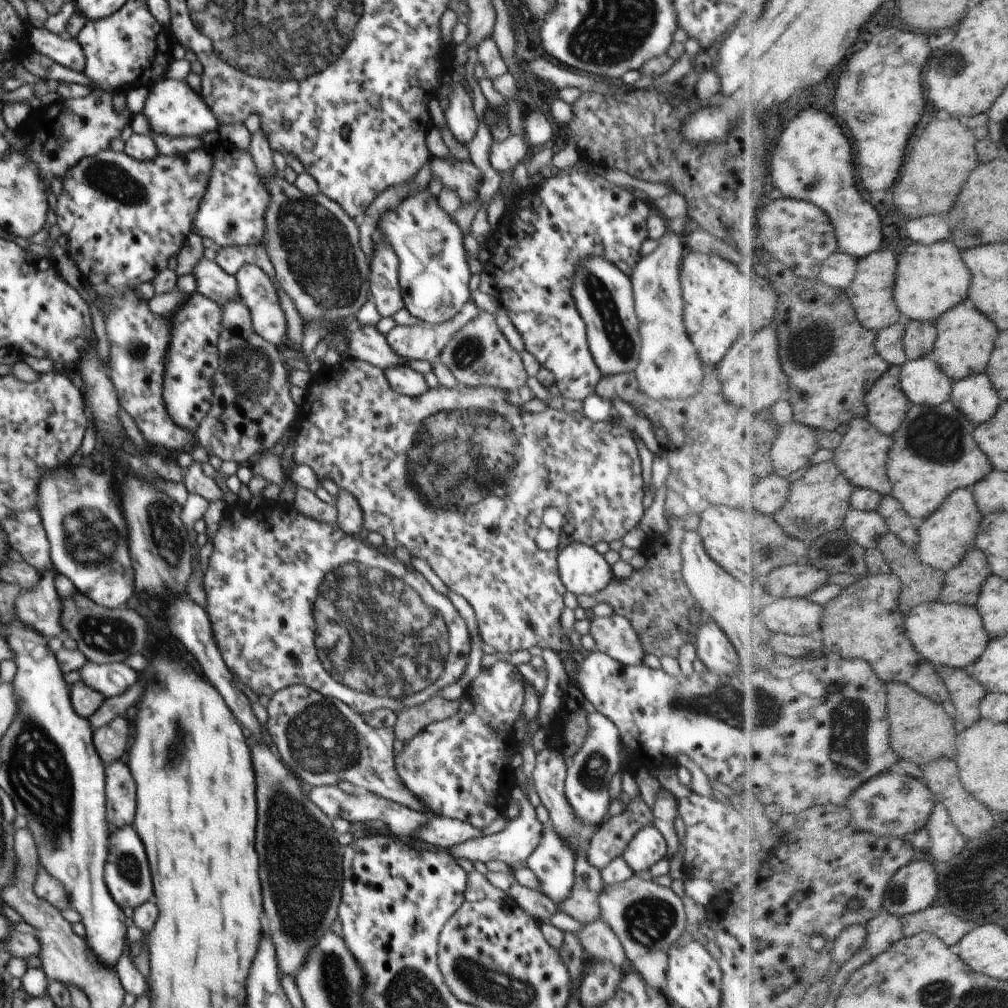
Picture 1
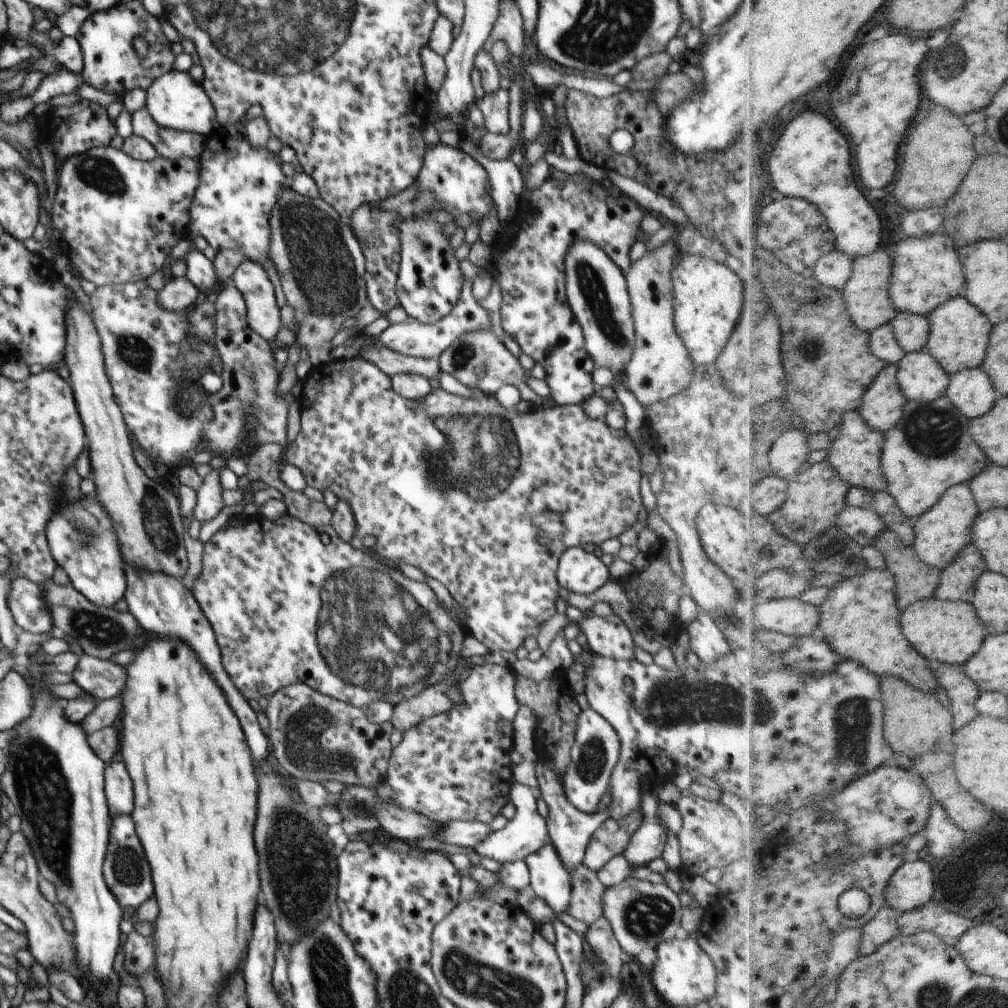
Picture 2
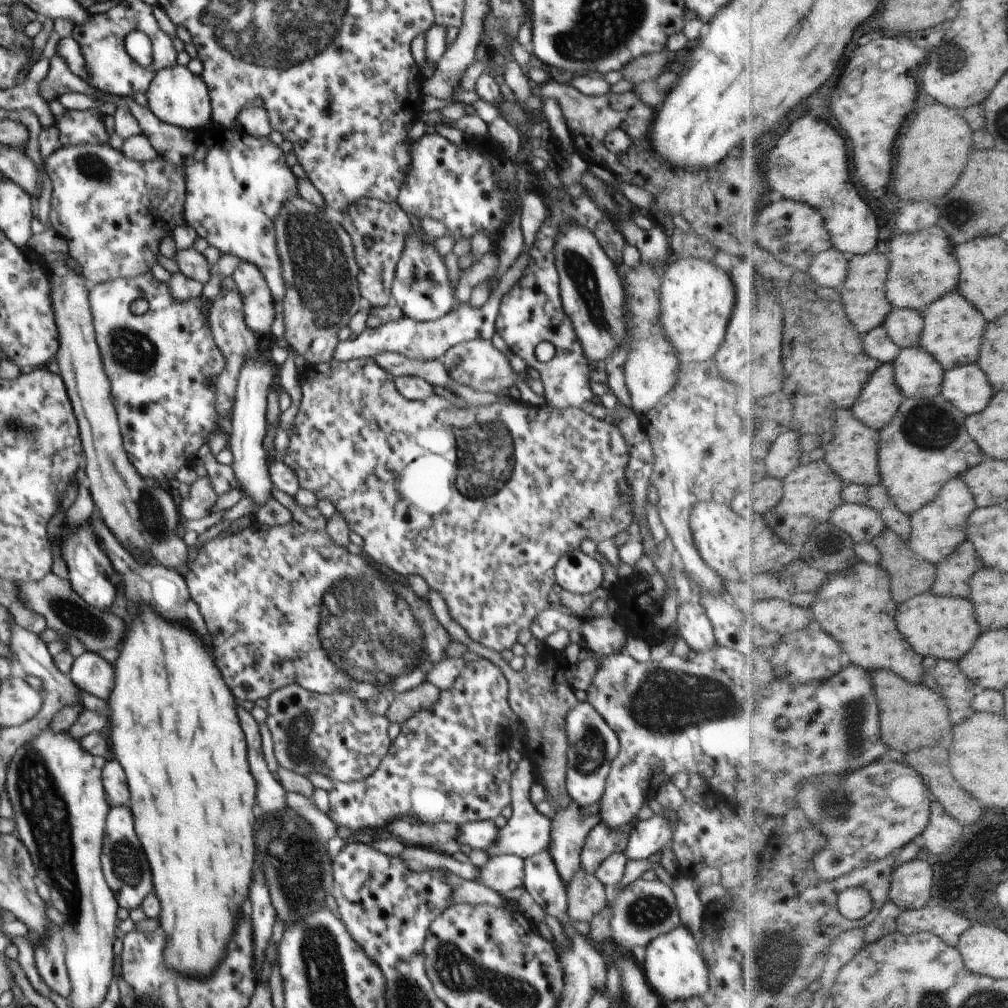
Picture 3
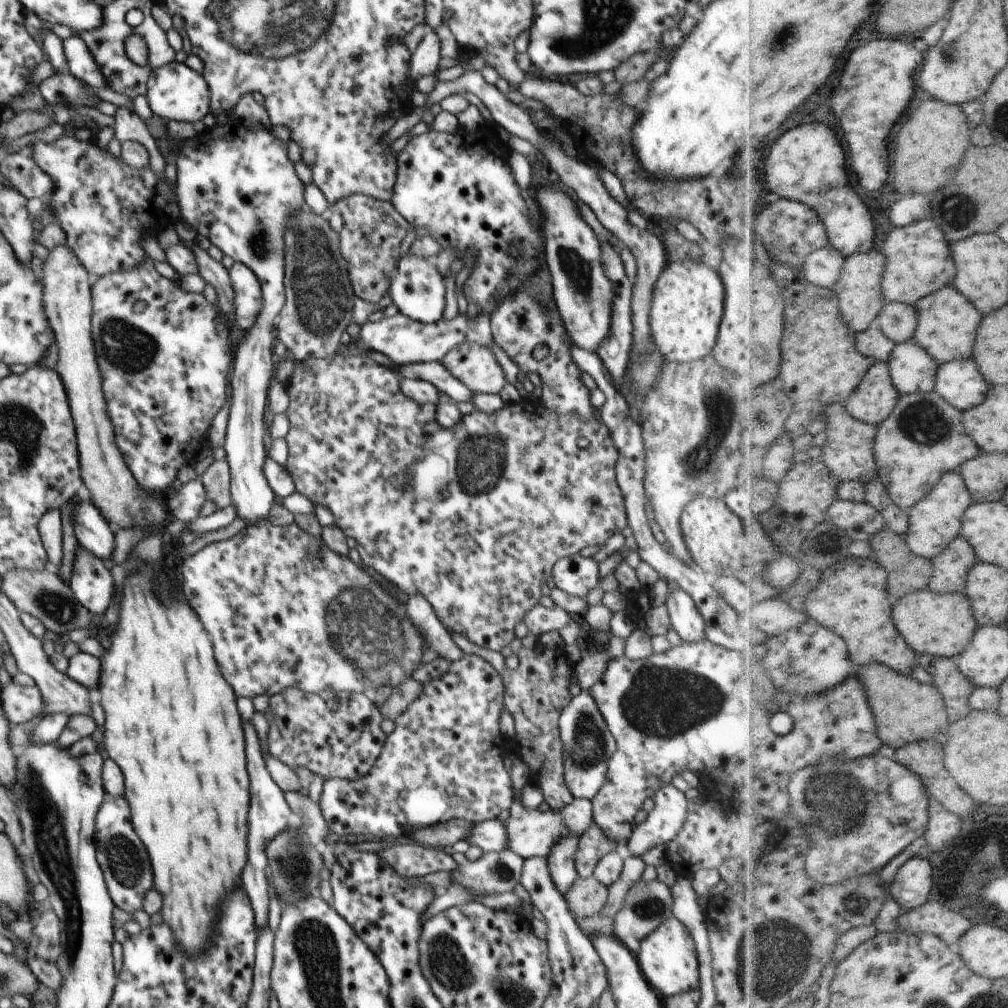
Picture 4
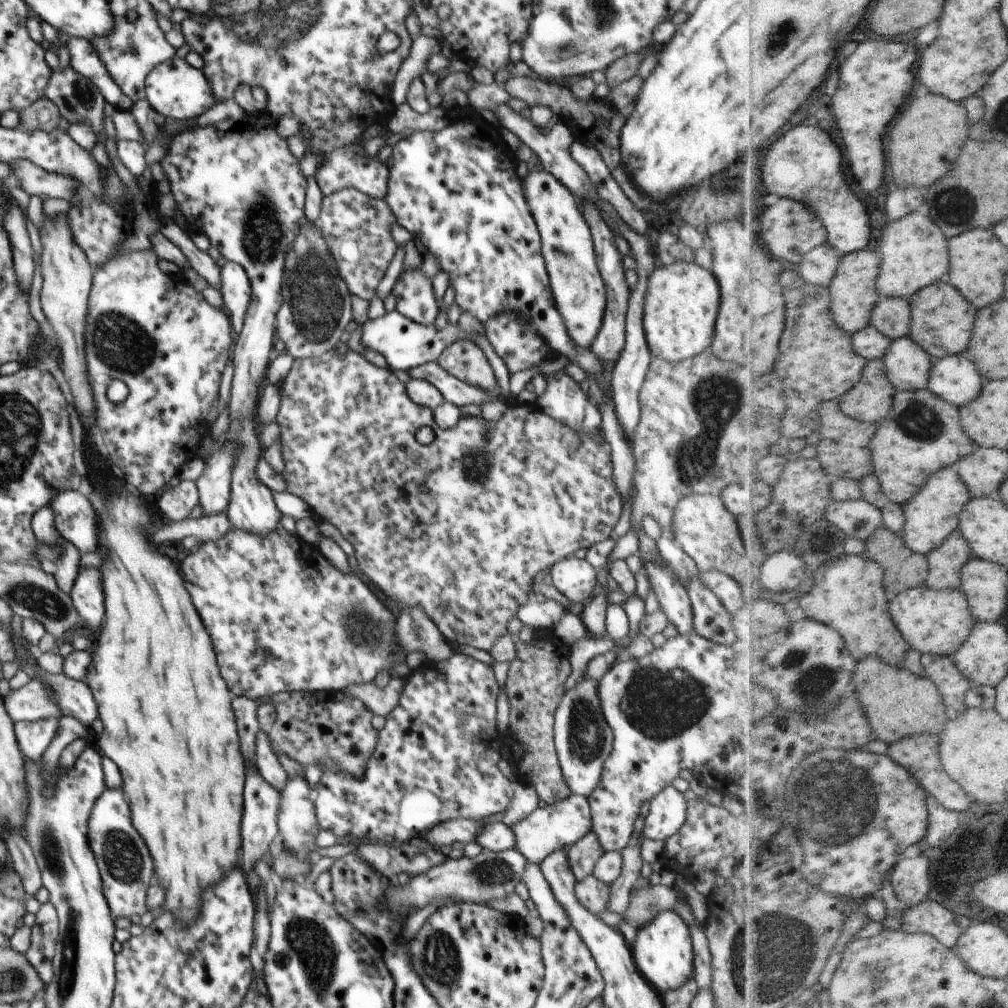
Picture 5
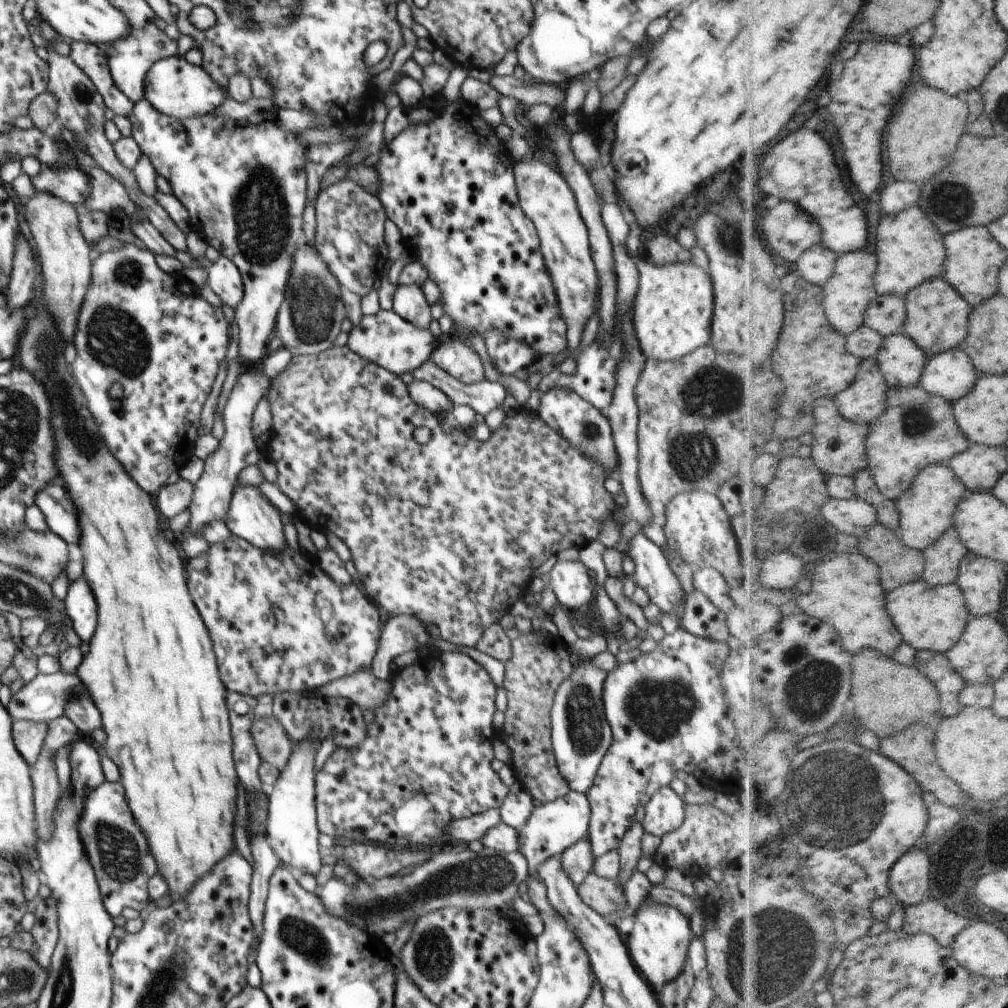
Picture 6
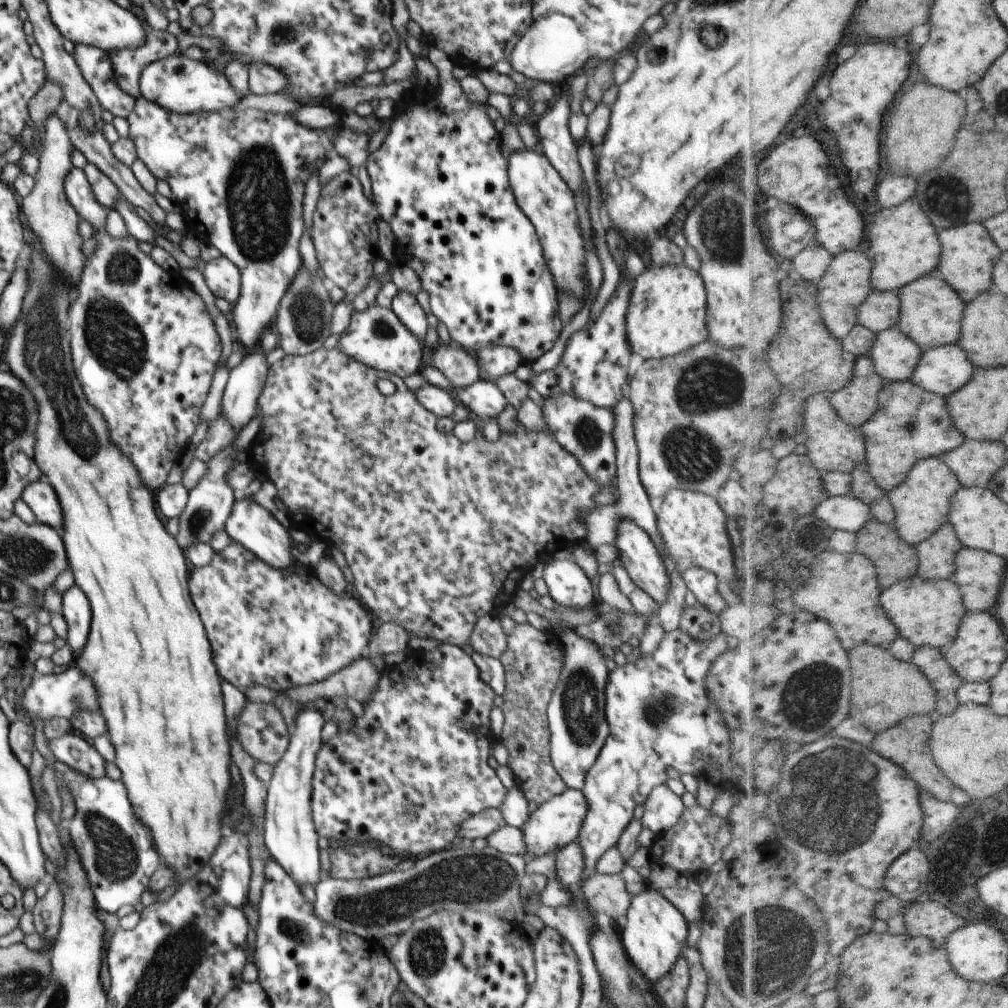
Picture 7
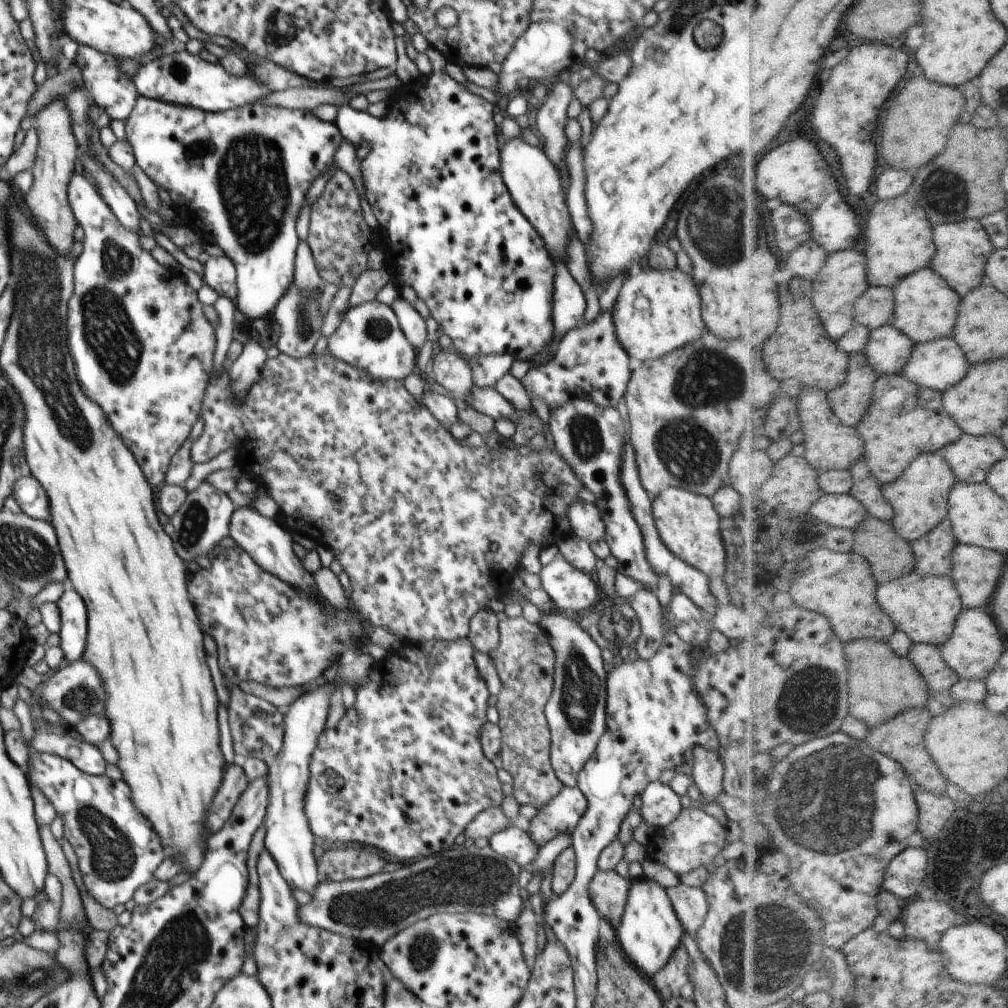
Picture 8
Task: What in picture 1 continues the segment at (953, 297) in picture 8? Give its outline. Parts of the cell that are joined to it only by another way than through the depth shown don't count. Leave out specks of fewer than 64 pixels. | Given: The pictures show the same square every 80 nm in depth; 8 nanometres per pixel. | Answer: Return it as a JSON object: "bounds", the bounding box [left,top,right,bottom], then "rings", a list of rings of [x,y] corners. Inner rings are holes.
{"bounds":[929,303,1001,384],"rings":[[[962,303],[948,311],[937,326],[939,339],[934,352],[929,356],[940,363],[956,384],[970,375],[981,375],[987,372],[991,358],[1001,335],[999,326],[987,315],[971,303]]]}

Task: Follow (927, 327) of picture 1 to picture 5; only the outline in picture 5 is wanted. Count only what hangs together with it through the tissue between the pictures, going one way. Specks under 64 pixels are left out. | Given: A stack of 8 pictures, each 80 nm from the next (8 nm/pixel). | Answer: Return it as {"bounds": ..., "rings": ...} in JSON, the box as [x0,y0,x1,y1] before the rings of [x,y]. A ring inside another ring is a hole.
{"bounds":[872,297,913,340],"rings":[[[902,297],[888,298],[875,308],[872,325],[883,331],[893,340],[907,337],[913,329],[913,308],[911,301]]]}

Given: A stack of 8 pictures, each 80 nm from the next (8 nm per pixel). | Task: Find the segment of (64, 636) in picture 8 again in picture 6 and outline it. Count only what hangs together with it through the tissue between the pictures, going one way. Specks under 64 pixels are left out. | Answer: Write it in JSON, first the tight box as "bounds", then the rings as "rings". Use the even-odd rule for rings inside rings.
{"bounds":[65,578,98,649],"rings":[[[78,578],[76,582],[71,582],[65,598],[65,607],[70,620],[69,625],[79,635],[83,648],[86,649],[86,640],[90,640],[96,630],[98,606],[88,582],[84,580],[86,578]]]}

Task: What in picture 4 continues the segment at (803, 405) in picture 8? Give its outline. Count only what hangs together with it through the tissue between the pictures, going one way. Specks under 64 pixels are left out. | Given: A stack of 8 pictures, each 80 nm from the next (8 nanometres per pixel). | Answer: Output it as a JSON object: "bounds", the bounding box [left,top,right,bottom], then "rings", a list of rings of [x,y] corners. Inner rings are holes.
{"bounds":[821,403,880,485],"rings":[[[836,403],[828,410],[828,440],[823,447],[821,459],[827,462],[831,471],[843,482],[862,481],[865,485],[880,478],[877,465],[876,445],[879,426],[857,419],[844,403]]]}

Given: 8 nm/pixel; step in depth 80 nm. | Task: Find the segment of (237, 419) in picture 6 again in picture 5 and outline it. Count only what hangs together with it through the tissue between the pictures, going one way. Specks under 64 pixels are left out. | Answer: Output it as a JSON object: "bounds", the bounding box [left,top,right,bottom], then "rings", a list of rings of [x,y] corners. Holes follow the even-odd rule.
{"bounds":[196,441,237,515],"rings":[[[226,441],[221,447],[216,447],[209,460],[205,462],[205,469],[196,484],[199,490],[199,505],[204,515],[216,514],[227,510],[231,495],[232,469],[235,463],[237,447]]]}

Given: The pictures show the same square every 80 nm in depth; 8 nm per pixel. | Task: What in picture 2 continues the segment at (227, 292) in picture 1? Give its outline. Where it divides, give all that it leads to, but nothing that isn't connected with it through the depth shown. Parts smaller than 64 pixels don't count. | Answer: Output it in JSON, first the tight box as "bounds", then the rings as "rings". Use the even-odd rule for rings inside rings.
{"bounds":[184,250,227,297],"rings":[[[192,250],[184,256],[186,259],[185,277],[192,283],[199,292],[214,294],[221,297],[222,292],[227,292],[227,287],[219,283],[219,276],[216,274],[215,266],[203,253]]]}

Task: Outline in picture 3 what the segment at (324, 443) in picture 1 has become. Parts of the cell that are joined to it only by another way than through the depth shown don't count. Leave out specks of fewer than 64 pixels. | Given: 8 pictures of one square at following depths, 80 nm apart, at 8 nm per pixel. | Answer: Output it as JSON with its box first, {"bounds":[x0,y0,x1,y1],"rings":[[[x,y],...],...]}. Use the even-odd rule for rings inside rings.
{"bounds":[282,357,635,653],"rings":[[[368,357],[349,361],[337,361],[332,358],[327,363],[307,364],[300,375],[302,400],[282,461],[296,472],[301,488],[314,492],[318,500],[330,500],[337,511],[344,515],[349,529],[364,540],[362,550],[369,560],[376,565],[388,566],[396,574],[406,578],[409,574],[422,576],[430,588],[442,594],[448,603],[452,618],[464,628],[468,636],[490,650],[498,653],[510,650],[516,644],[518,634],[524,628],[530,628],[536,616],[543,610],[551,608],[548,594],[557,588],[555,566],[560,557],[570,553],[572,549],[578,549],[582,540],[589,538],[598,544],[602,540],[614,538],[618,532],[627,530],[635,520],[633,490],[625,477],[625,470],[631,458],[625,438],[616,425],[608,420],[598,419],[584,409],[570,406],[567,409],[557,409],[548,404],[534,406],[518,400],[477,406],[456,405],[436,393],[432,393],[423,401],[411,401],[399,393],[394,384],[395,377],[380,368],[373,358]],[[464,490],[474,494],[469,494],[471,497],[466,498],[462,496]]]}

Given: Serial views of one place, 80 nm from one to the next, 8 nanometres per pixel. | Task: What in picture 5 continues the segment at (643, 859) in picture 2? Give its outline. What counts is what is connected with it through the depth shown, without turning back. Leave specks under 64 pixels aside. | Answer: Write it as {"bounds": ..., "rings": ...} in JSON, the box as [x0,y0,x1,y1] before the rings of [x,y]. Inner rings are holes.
{"bounds":[641,784,687,840],"rings":[[[673,784],[665,786],[650,800],[641,836],[652,840],[666,840],[686,822],[687,801]]]}

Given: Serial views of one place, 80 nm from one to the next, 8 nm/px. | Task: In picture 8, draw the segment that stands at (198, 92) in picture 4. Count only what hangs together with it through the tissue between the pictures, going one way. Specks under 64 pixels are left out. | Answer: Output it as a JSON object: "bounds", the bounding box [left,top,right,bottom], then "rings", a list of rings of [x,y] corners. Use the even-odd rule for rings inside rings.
{"bounds":[132,50,269,113],"rings":[[[186,50],[164,55],[140,66],[132,80],[137,93],[146,98],[213,113],[258,103],[269,93],[267,87],[256,81],[249,72],[244,77],[232,76],[221,64],[206,62],[200,55],[189,54]]]}

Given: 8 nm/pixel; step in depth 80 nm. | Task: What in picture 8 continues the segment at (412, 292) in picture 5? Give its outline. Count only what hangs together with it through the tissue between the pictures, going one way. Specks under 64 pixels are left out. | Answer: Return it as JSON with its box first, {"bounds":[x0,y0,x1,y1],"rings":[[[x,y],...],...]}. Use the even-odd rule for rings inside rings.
{"bounds":[390,295,427,352],"rings":[[[400,295],[394,299],[390,308],[395,312],[400,328],[403,330],[406,338],[408,338],[416,352],[418,352],[427,340],[426,321],[412,305]]]}

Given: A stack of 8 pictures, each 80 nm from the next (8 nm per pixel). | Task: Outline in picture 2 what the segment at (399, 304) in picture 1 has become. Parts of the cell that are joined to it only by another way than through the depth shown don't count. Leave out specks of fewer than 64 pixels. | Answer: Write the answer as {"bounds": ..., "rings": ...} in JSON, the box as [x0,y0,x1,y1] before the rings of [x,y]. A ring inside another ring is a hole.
{"bounds":[349,205,401,315],"rings":[[[362,205],[351,216],[349,222],[355,235],[363,248],[365,256],[364,280],[367,286],[367,297],[371,305],[385,315],[392,308],[399,306],[399,298],[396,292],[397,274],[399,262],[401,261],[401,244],[397,233],[397,222],[400,221],[400,214],[396,211],[380,211],[374,205]]]}

